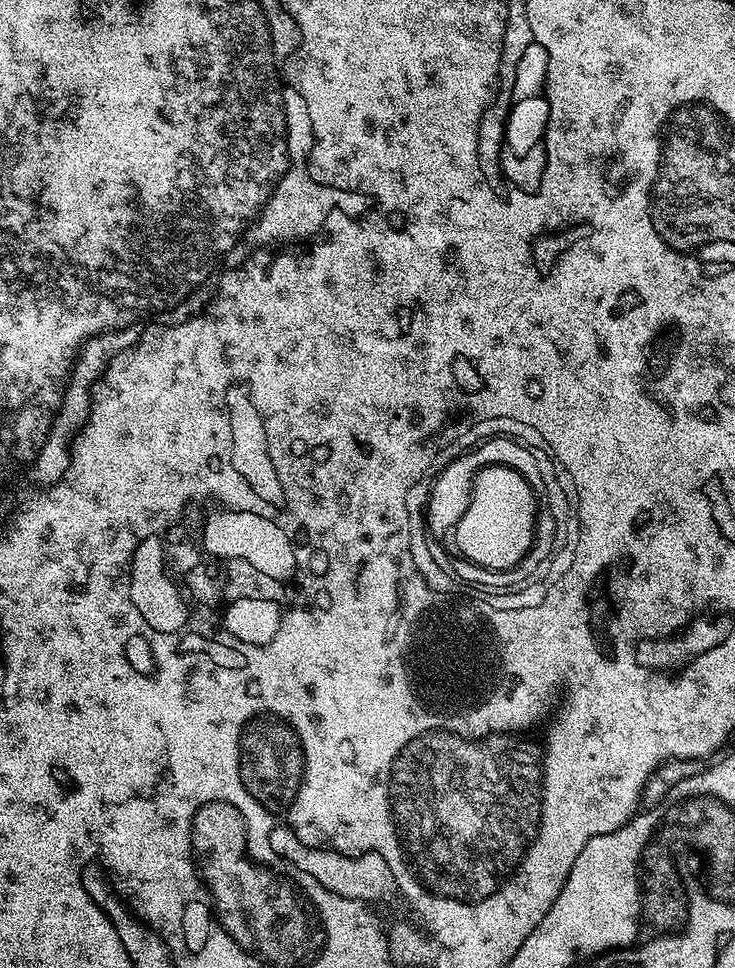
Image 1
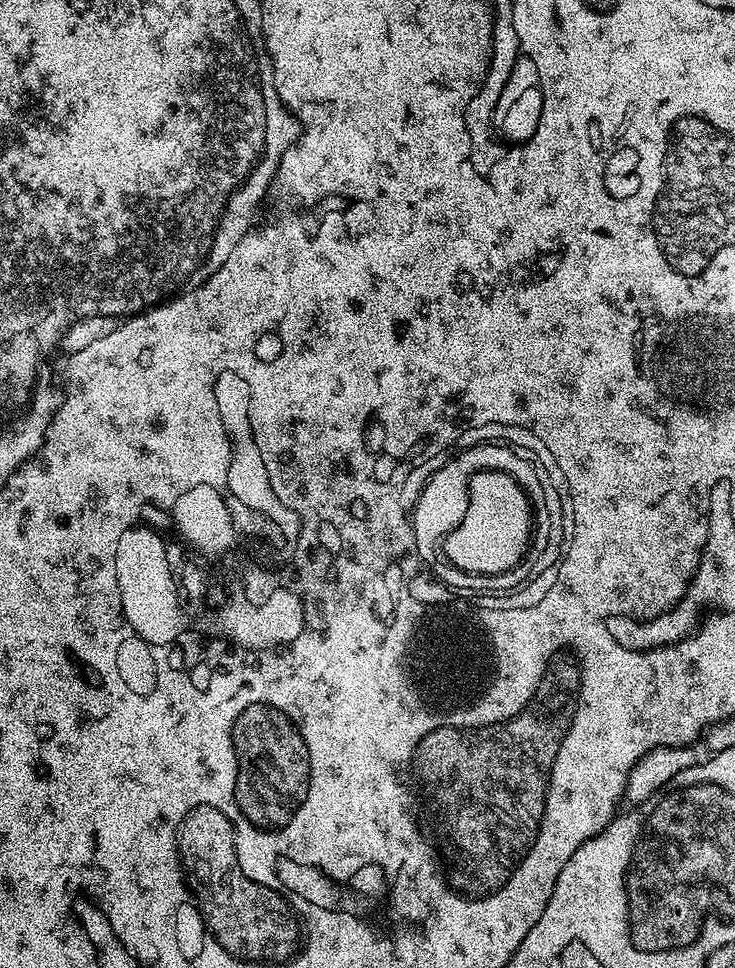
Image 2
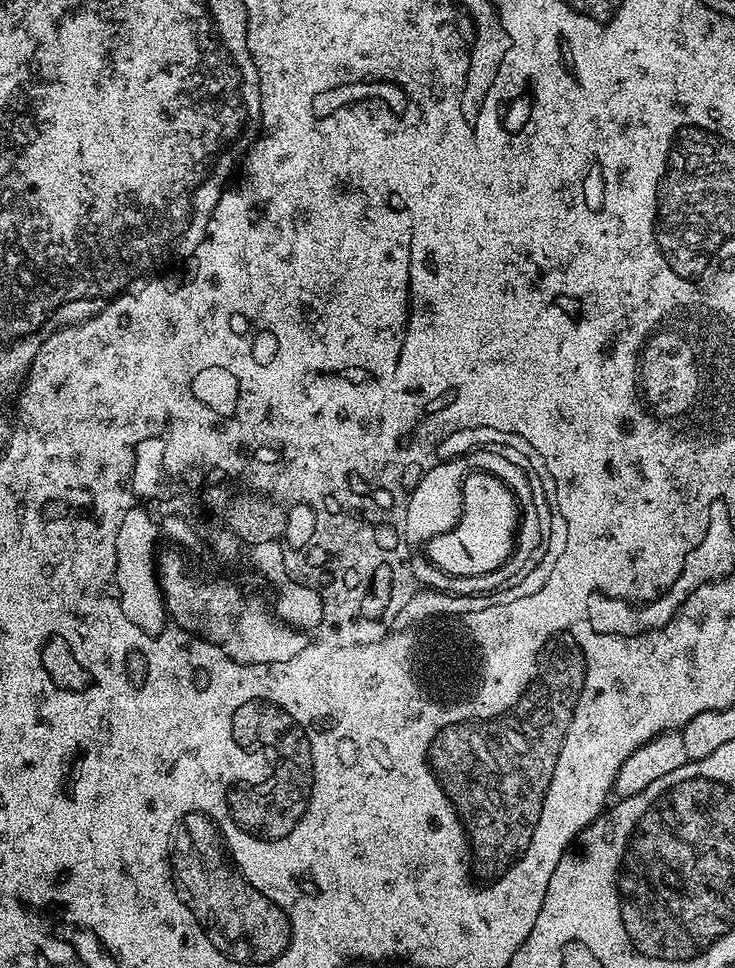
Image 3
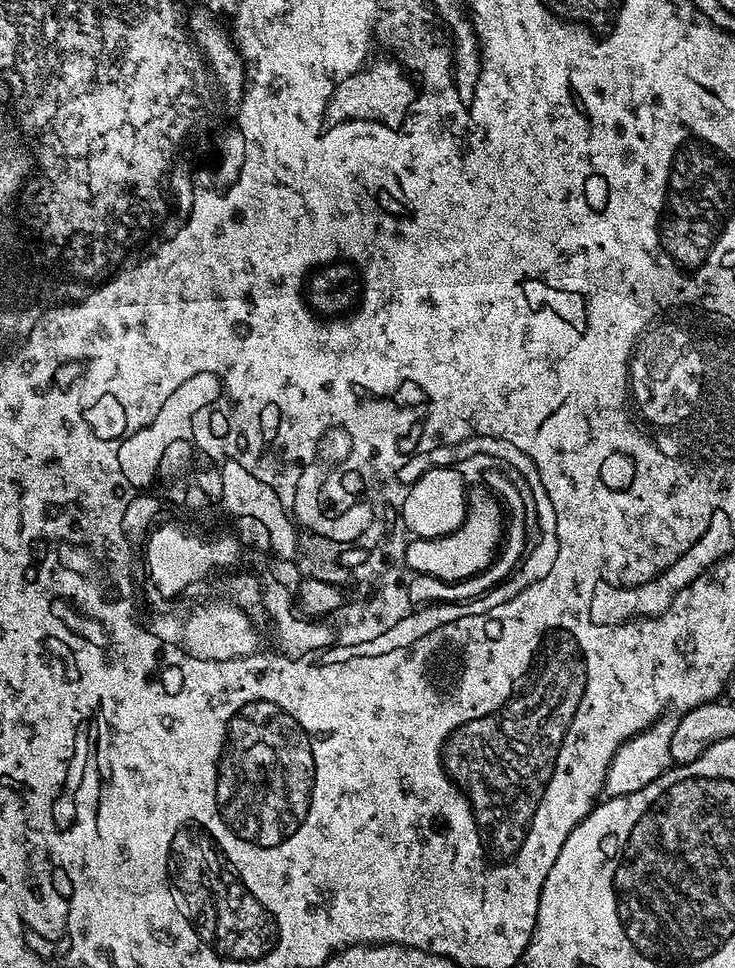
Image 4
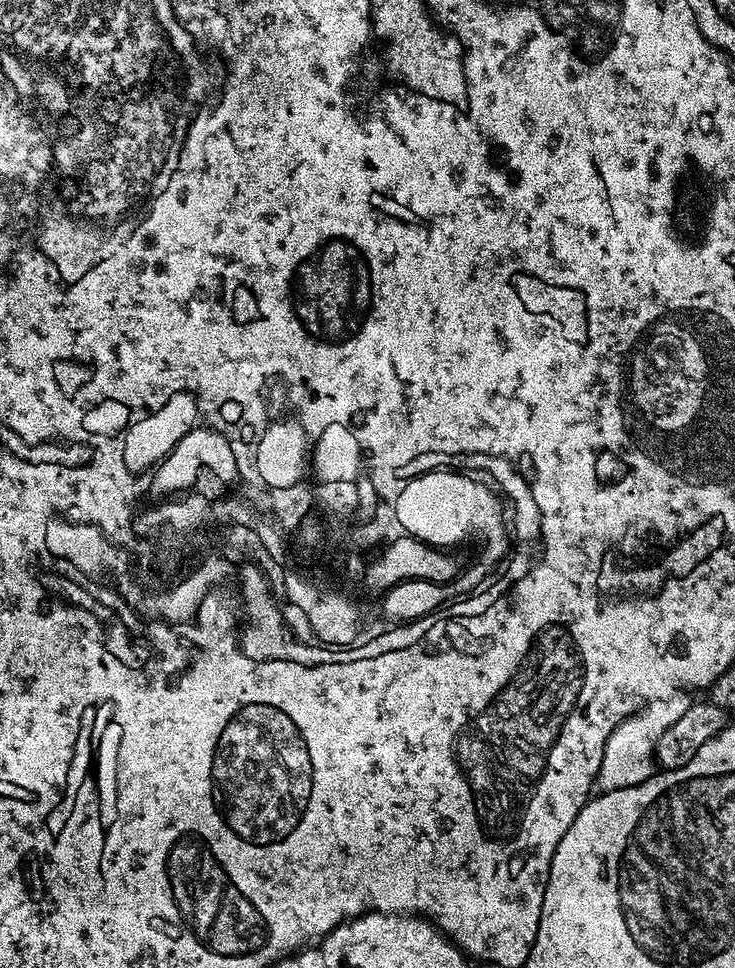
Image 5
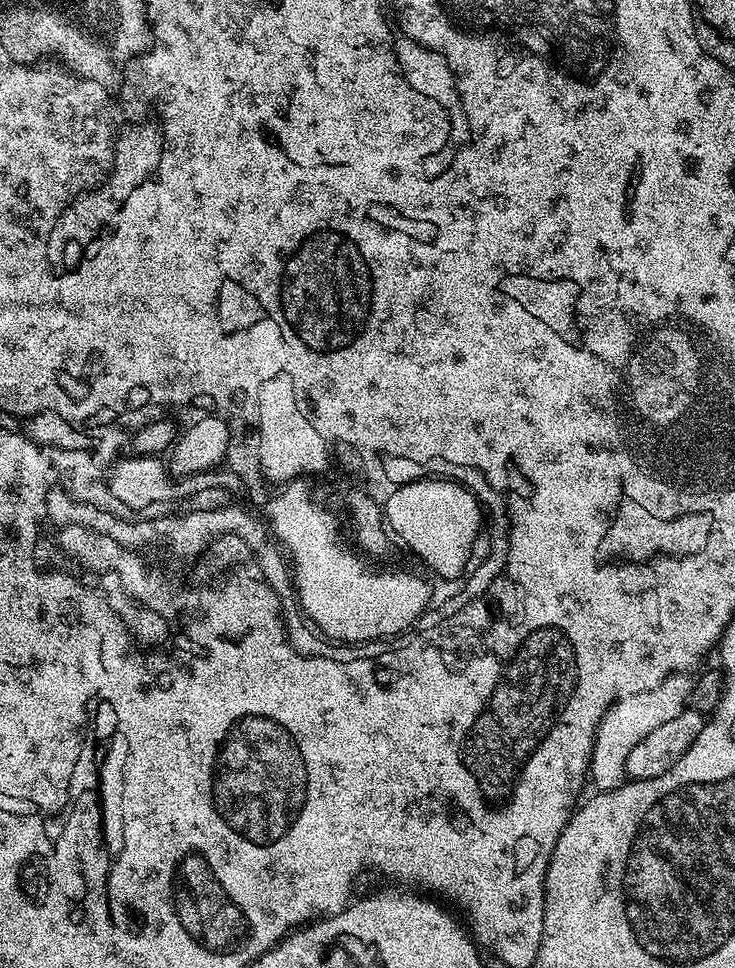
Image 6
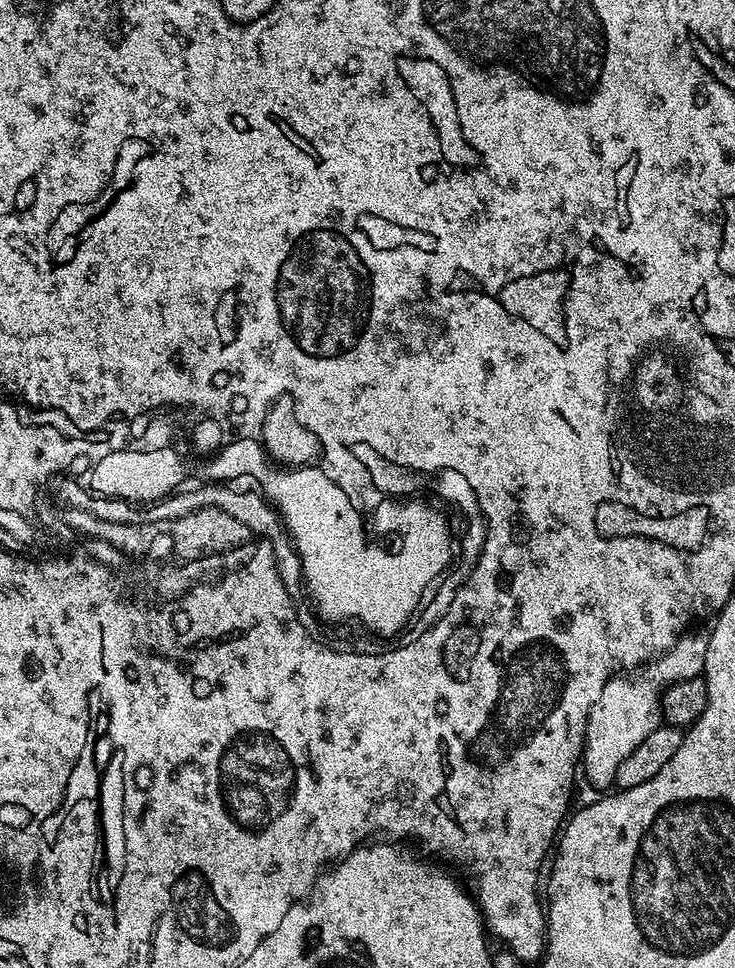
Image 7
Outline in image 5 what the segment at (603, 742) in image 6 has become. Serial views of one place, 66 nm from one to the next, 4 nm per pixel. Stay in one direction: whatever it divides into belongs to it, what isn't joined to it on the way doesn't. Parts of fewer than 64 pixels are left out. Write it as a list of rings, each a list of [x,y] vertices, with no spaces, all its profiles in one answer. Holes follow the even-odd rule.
[[[681,690],[660,700],[651,700],[640,711],[628,716],[616,727],[614,734],[610,734],[606,742],[606,750],[602,750],[602,763],[597,776],[597,787],[601,791],[609,792],[640,785],[655,773],[658,738],[662,738],[662,734],[666,734],[666,730],[670,730],[670,726],[674,726],[674,722],[678,722],[678,718],[682,718],[686,710],[690,710],[694,700],[688,696],[691,695]]]

